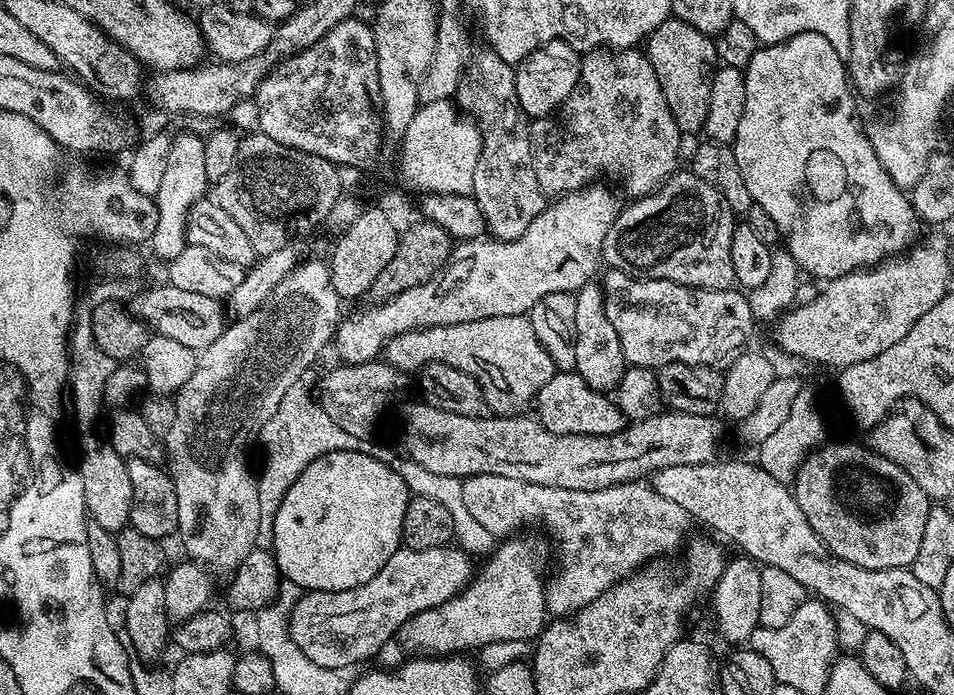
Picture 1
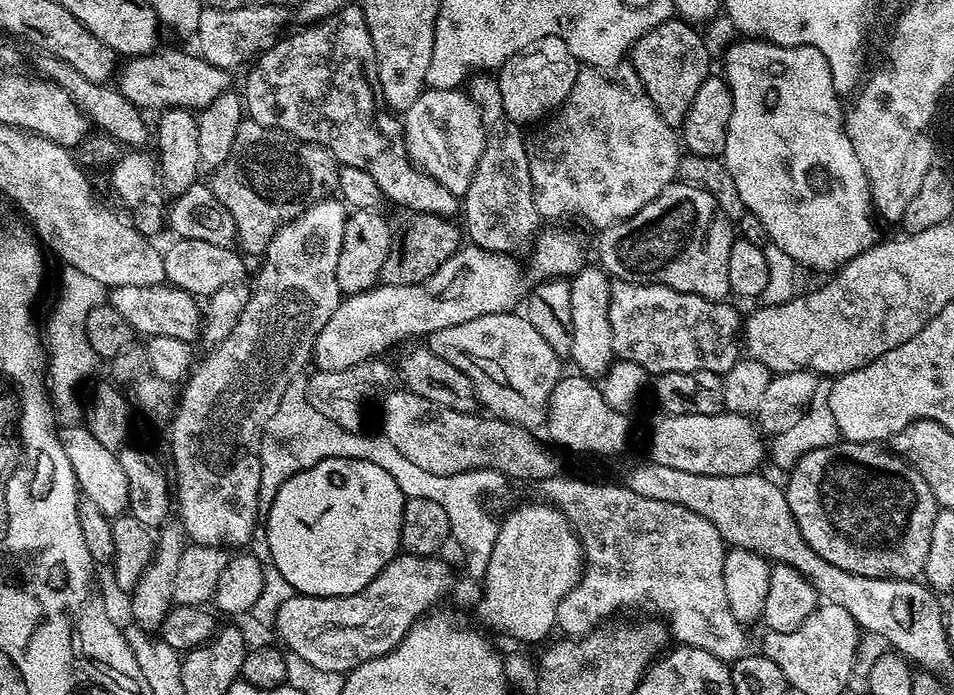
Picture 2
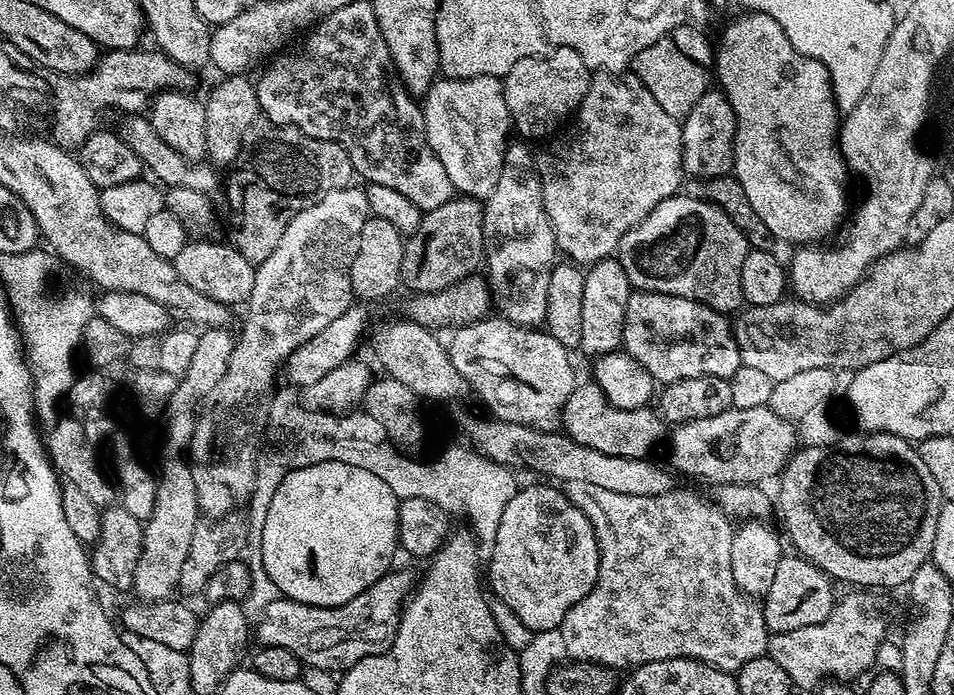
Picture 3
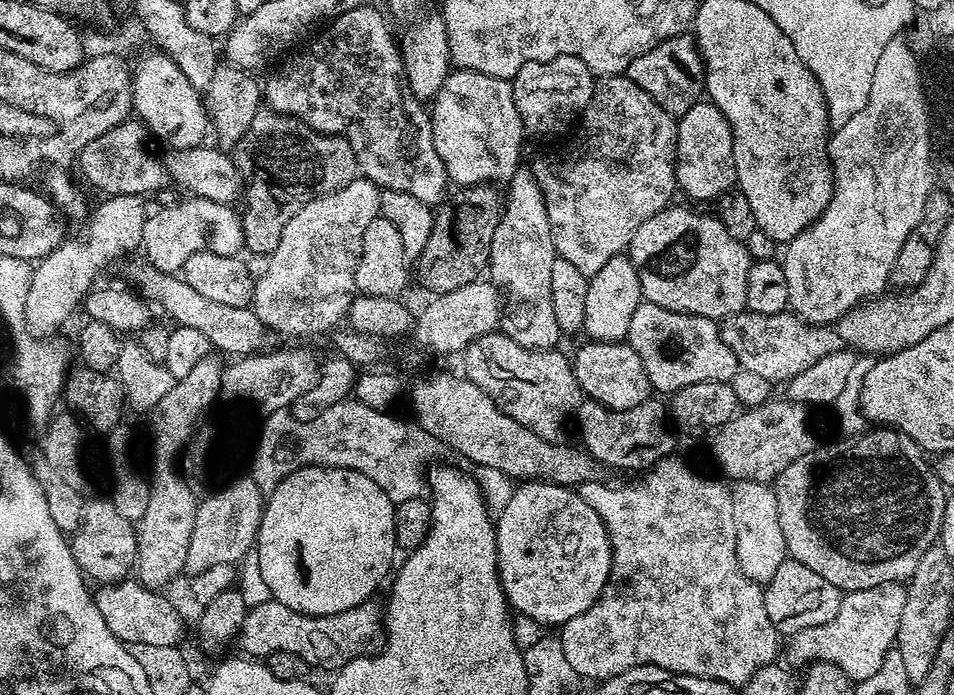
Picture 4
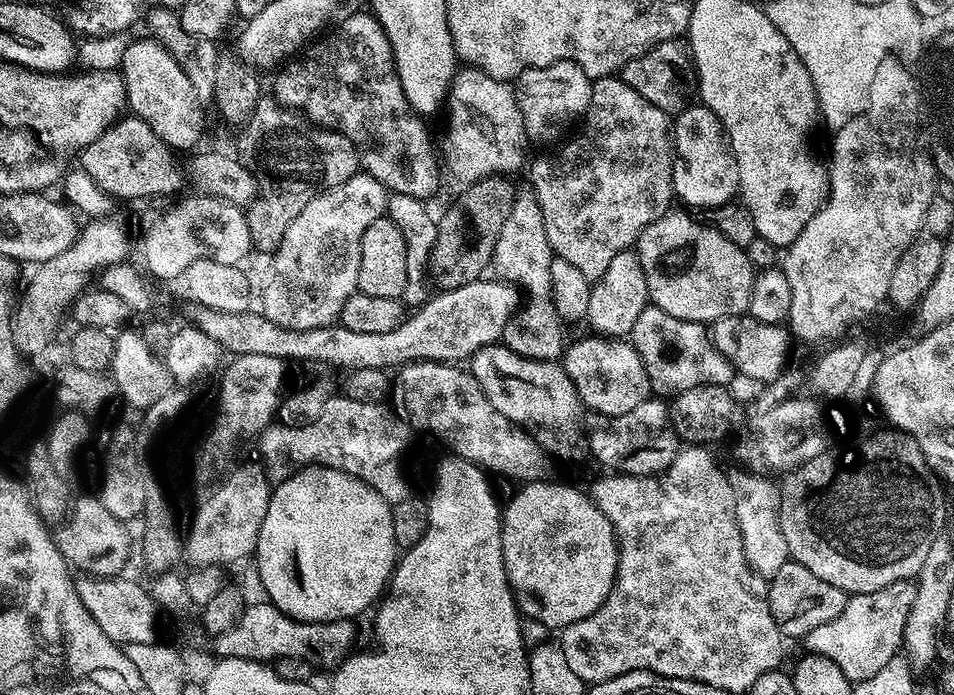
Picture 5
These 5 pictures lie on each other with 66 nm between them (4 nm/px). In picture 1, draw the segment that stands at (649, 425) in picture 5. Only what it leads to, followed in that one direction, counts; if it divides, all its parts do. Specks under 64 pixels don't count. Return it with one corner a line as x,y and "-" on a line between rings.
557,371
542,390
538,390
534,401
535,415
540,425
554,434
582,434
583,436
609,436
626,427
626,417
620,412
611,395
590,387
575,371

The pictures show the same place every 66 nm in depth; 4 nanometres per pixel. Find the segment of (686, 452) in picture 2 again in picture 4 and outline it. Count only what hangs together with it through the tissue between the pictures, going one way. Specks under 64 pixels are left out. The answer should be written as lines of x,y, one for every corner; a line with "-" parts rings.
787,398
776,399
769,399
767,404
756,408
737,411
730,422
711,433
712,456
729,481
753,480
772,484
790,462
810,454
817,447
818,440
812,437
812,428
808,425
809,409

